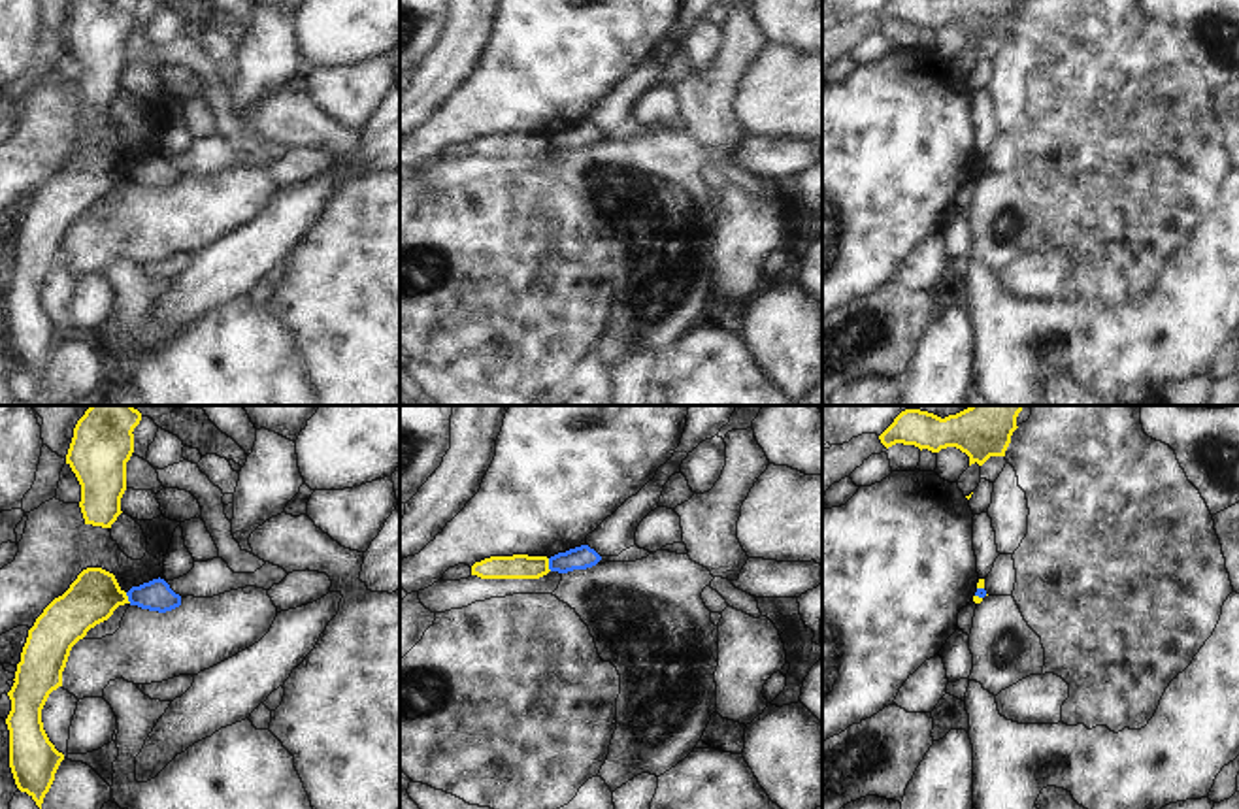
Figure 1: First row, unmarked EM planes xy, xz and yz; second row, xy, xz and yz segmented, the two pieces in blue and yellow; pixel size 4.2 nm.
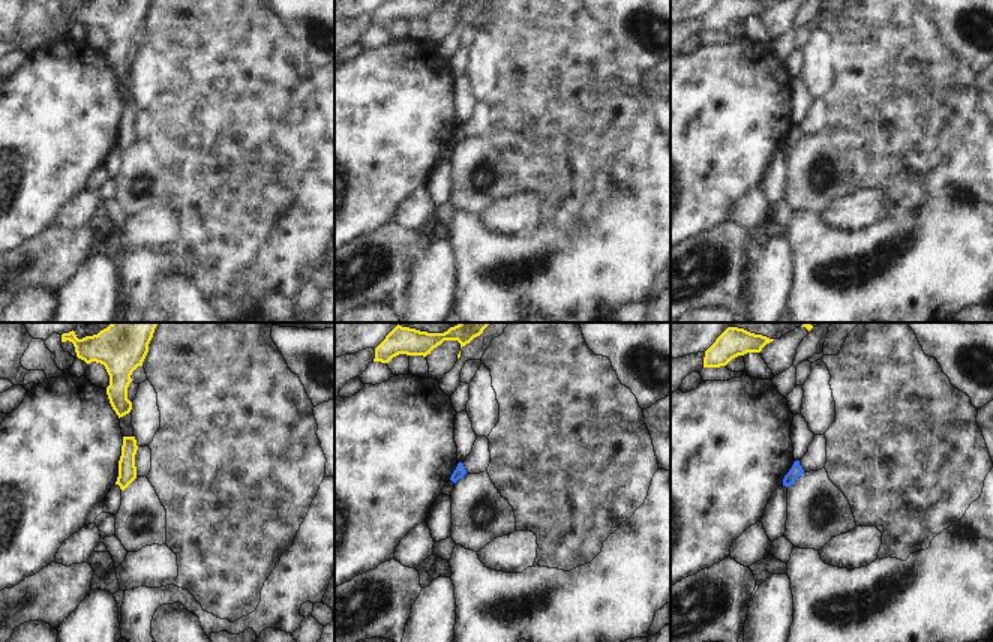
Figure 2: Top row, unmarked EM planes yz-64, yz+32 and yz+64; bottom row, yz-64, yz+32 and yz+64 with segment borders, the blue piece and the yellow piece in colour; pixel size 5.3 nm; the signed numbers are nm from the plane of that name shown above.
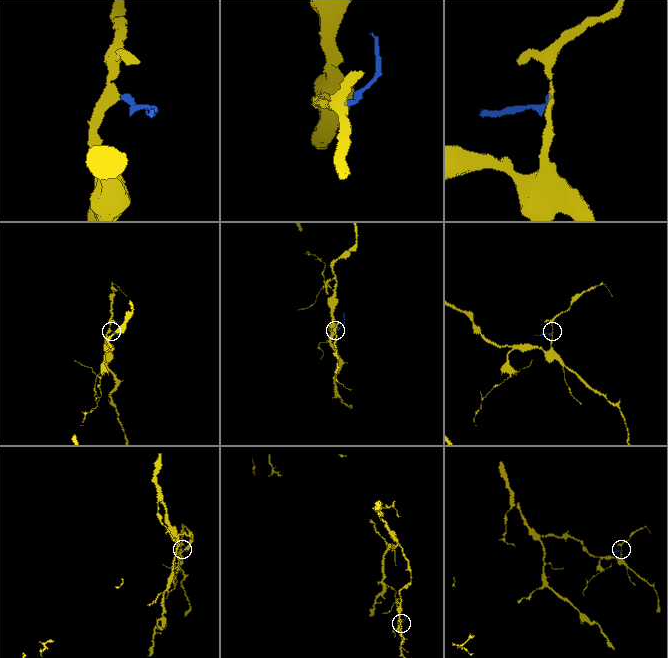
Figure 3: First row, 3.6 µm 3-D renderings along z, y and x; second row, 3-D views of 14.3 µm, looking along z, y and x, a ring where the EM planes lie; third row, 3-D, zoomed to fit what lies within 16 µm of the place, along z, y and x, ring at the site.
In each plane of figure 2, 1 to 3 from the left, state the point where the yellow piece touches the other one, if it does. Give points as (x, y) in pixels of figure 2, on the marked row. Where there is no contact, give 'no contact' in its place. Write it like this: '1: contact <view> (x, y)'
1: no contact
2: no contact
3: no contact

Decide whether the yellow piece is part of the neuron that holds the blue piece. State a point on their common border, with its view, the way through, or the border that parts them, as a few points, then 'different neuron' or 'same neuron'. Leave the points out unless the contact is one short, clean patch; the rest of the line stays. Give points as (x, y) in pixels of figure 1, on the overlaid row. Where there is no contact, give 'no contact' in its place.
meets blue in xz at (549, 564); border along xz (547, 559), (551, 570); different neuron

